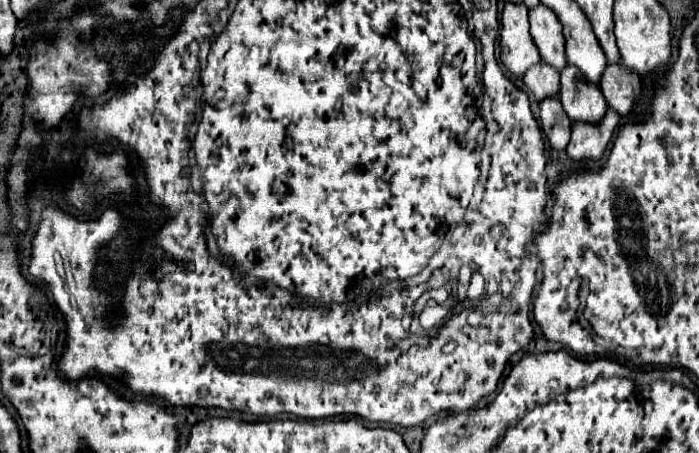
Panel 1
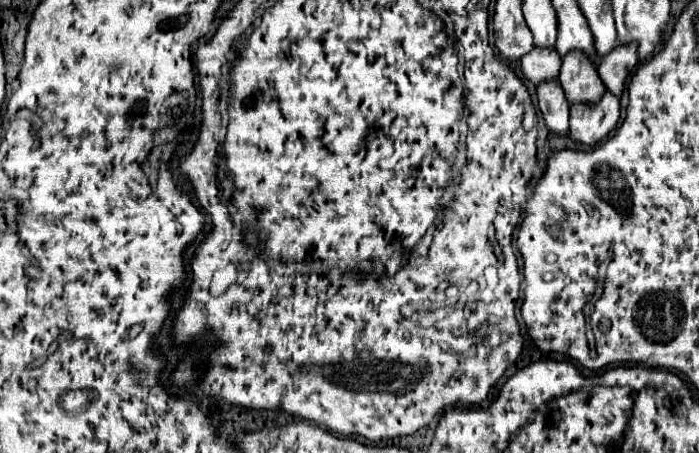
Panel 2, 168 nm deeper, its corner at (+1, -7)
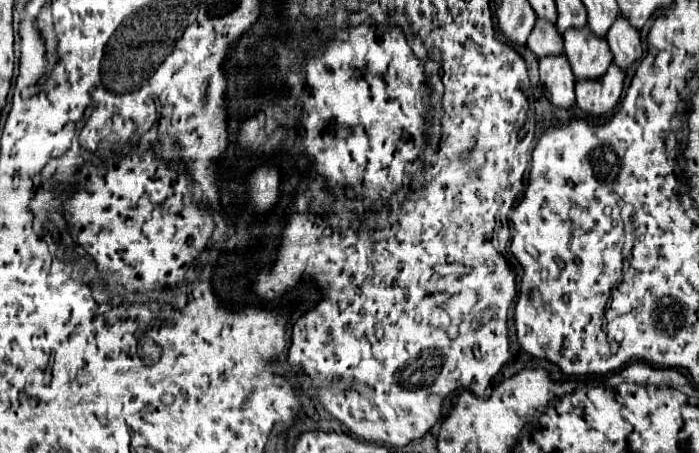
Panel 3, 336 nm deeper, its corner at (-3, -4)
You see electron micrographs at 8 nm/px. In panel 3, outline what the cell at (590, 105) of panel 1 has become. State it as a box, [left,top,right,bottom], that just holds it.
[564,26,612,80]

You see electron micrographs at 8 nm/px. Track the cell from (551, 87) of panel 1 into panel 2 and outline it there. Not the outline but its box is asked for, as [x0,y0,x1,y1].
[522,47,562,83]

